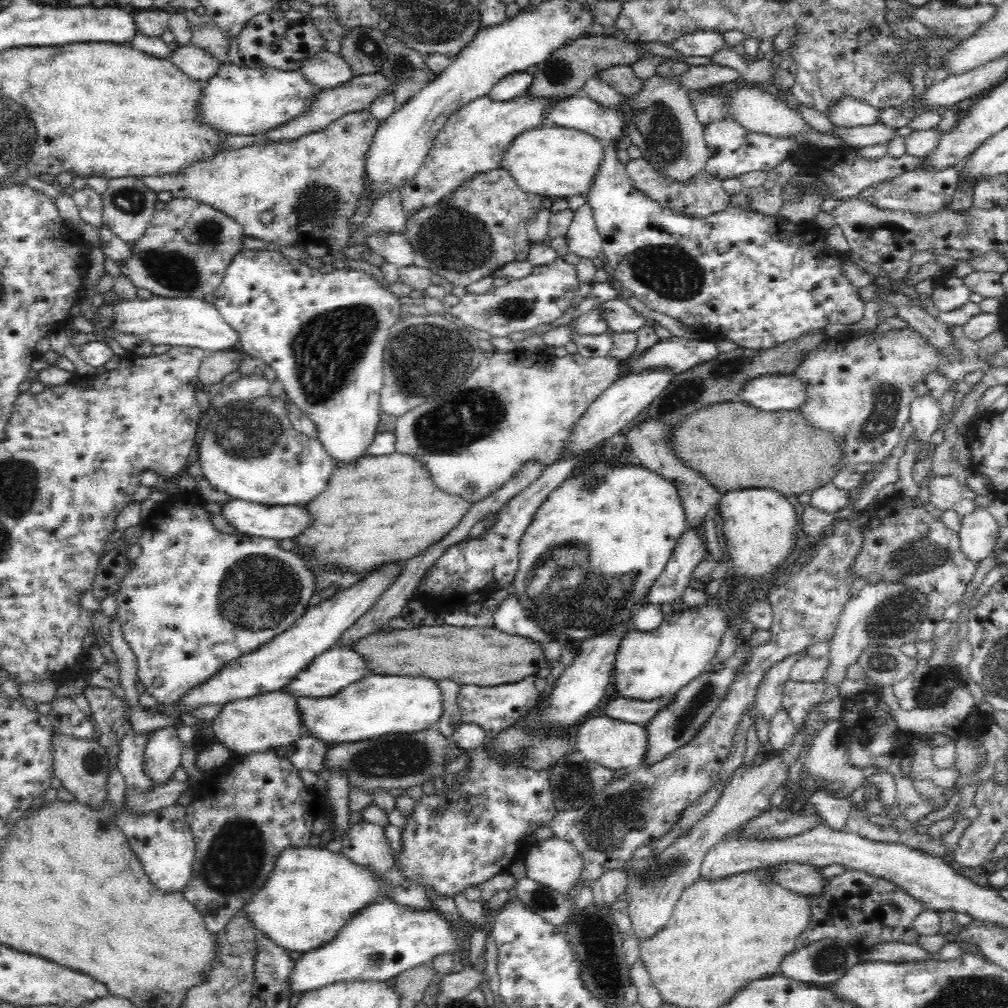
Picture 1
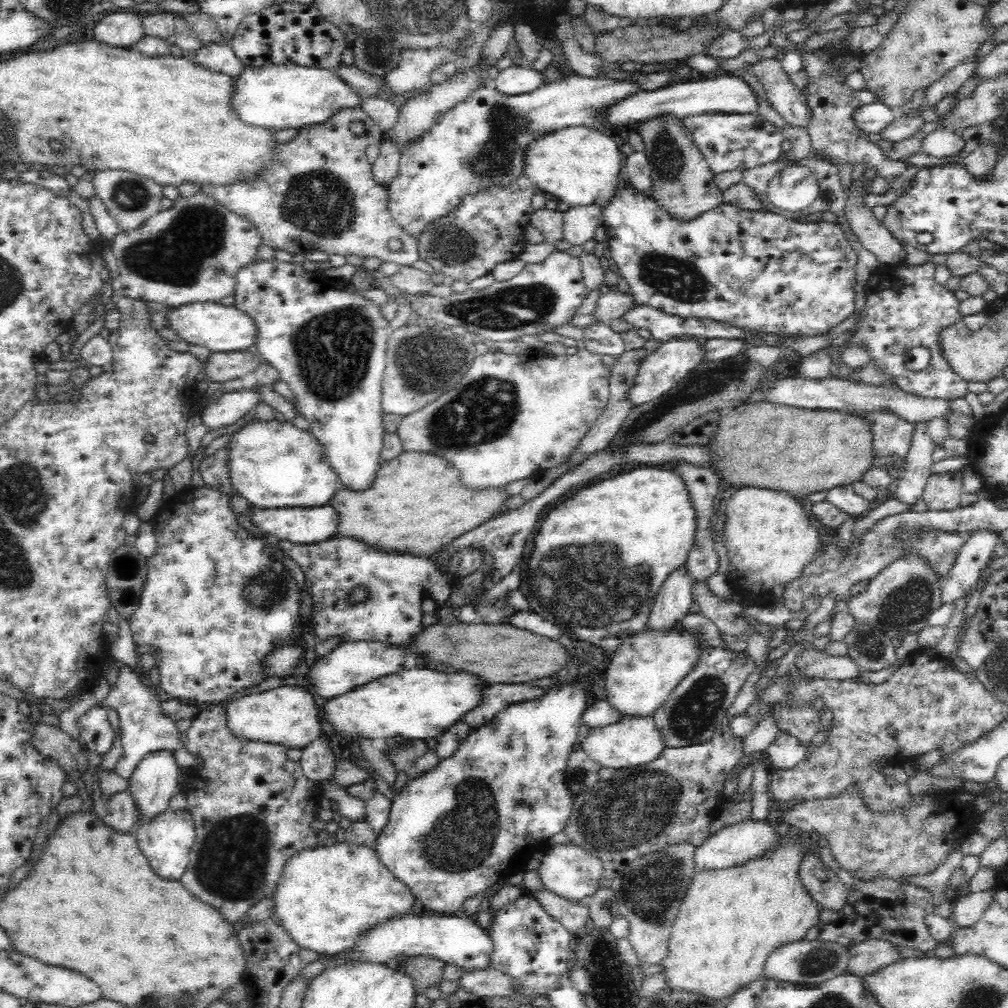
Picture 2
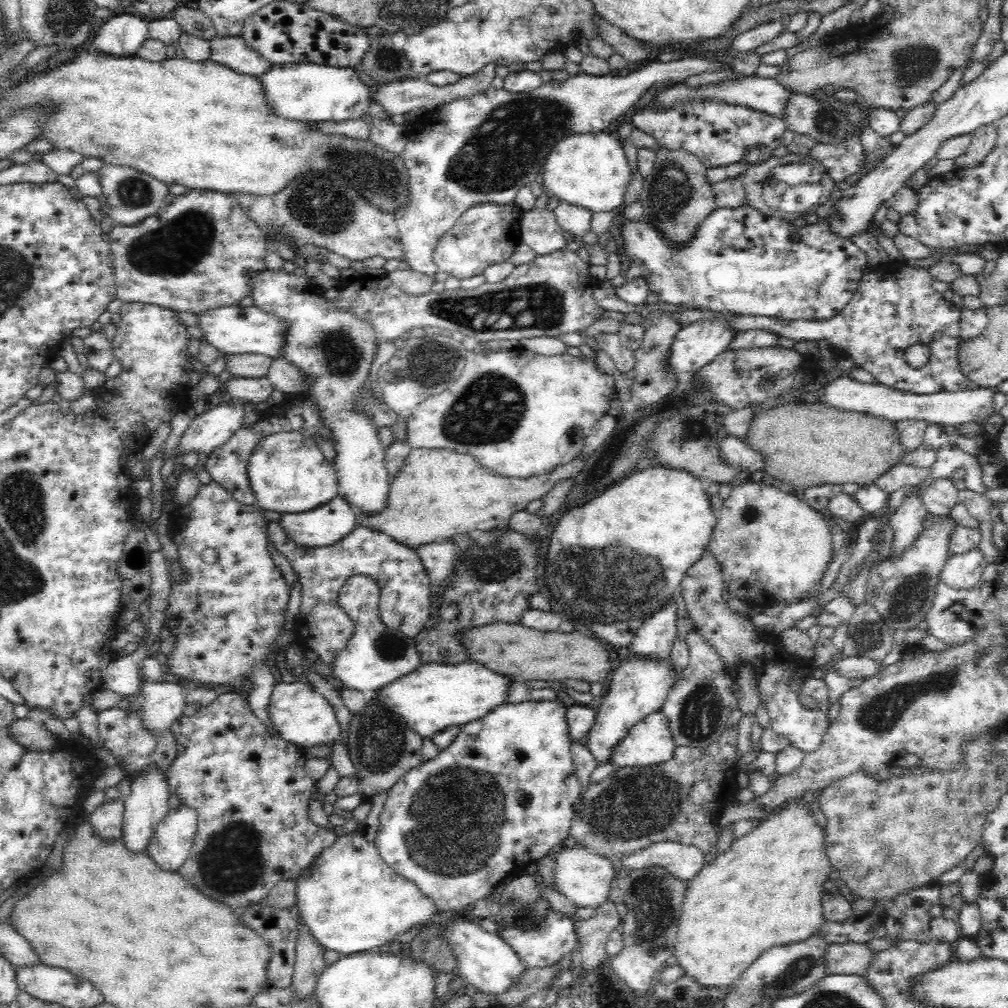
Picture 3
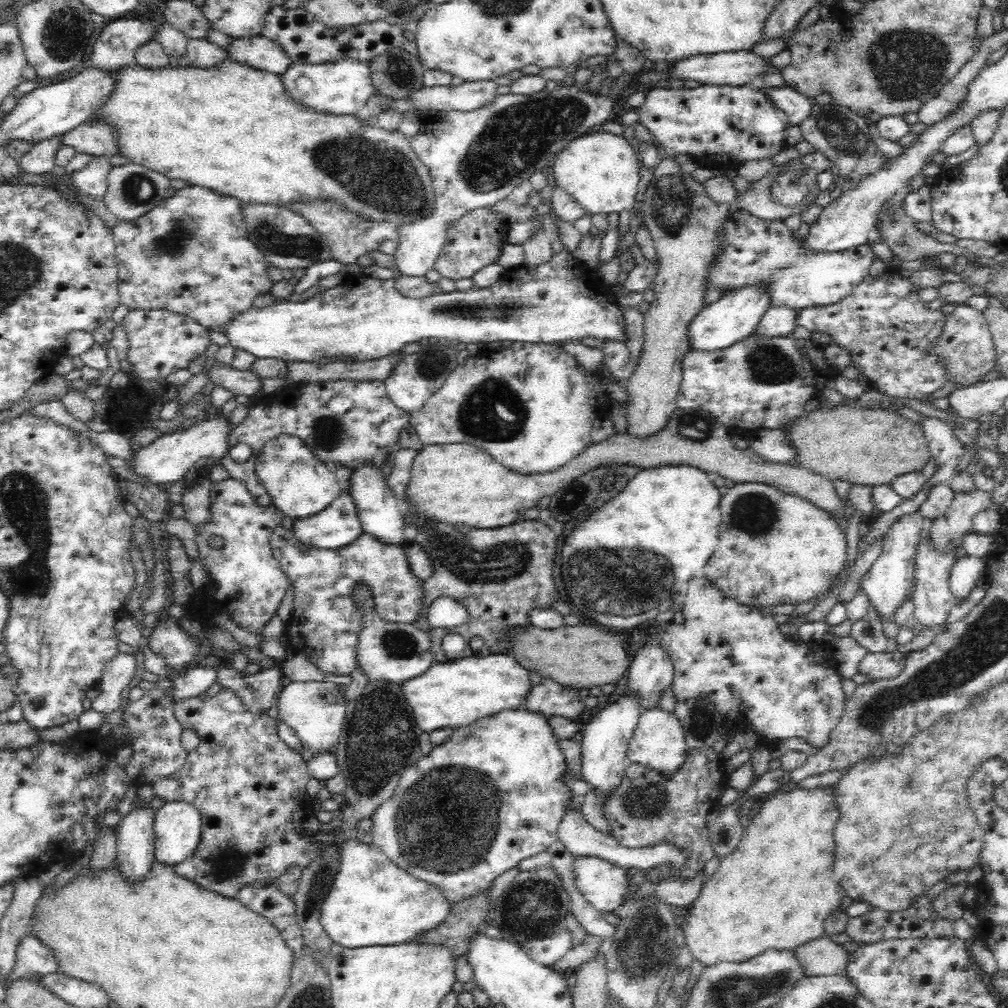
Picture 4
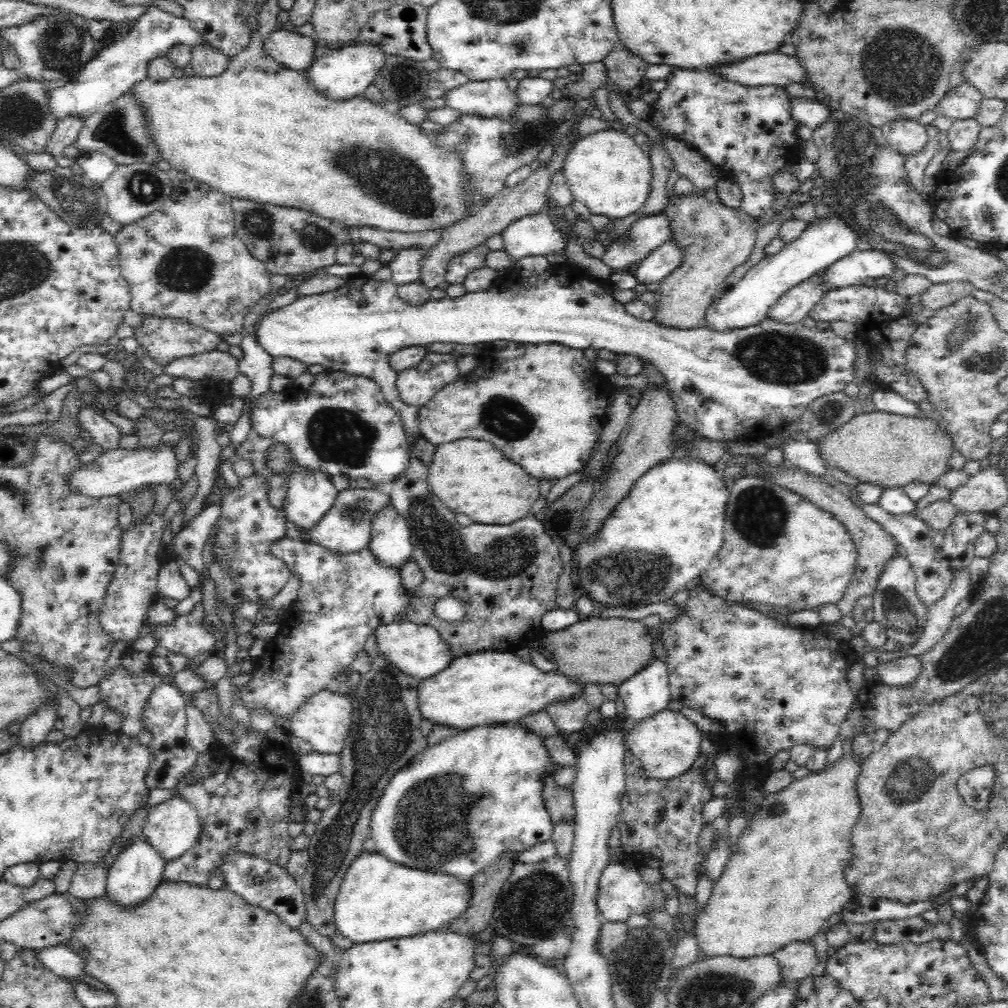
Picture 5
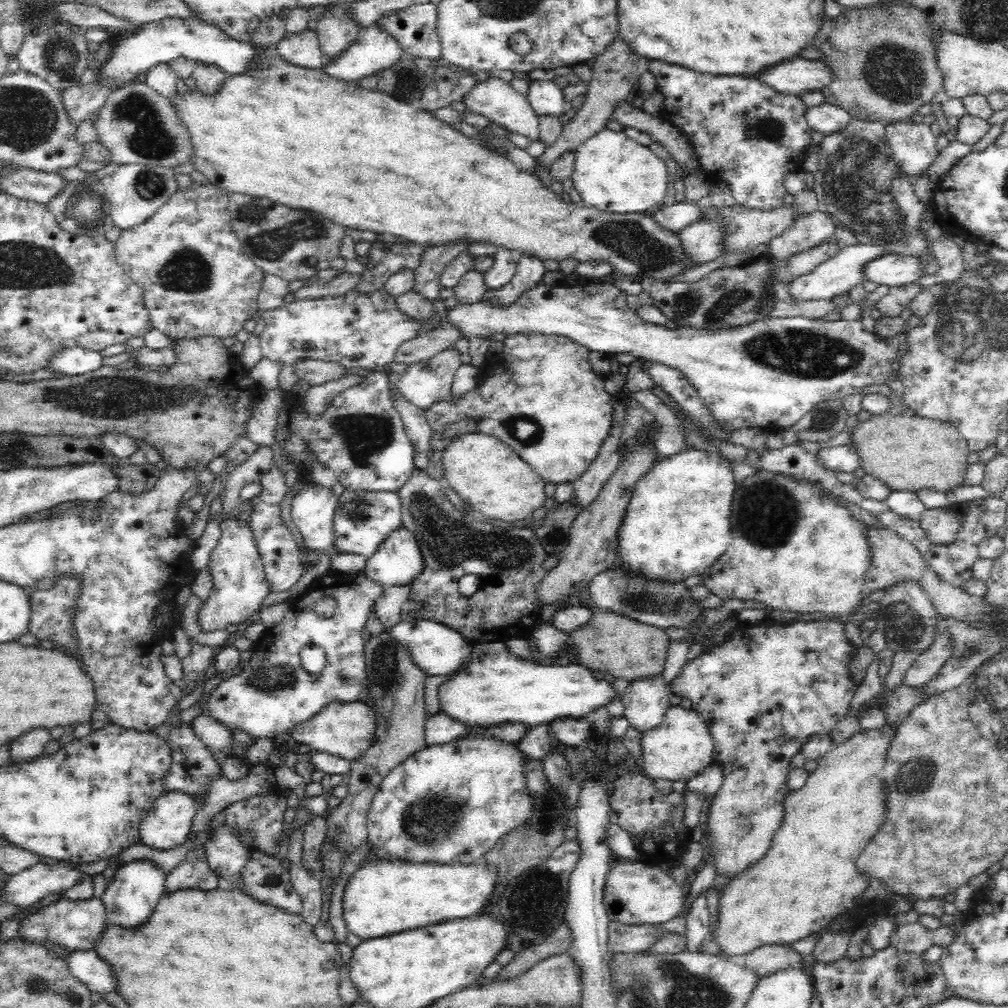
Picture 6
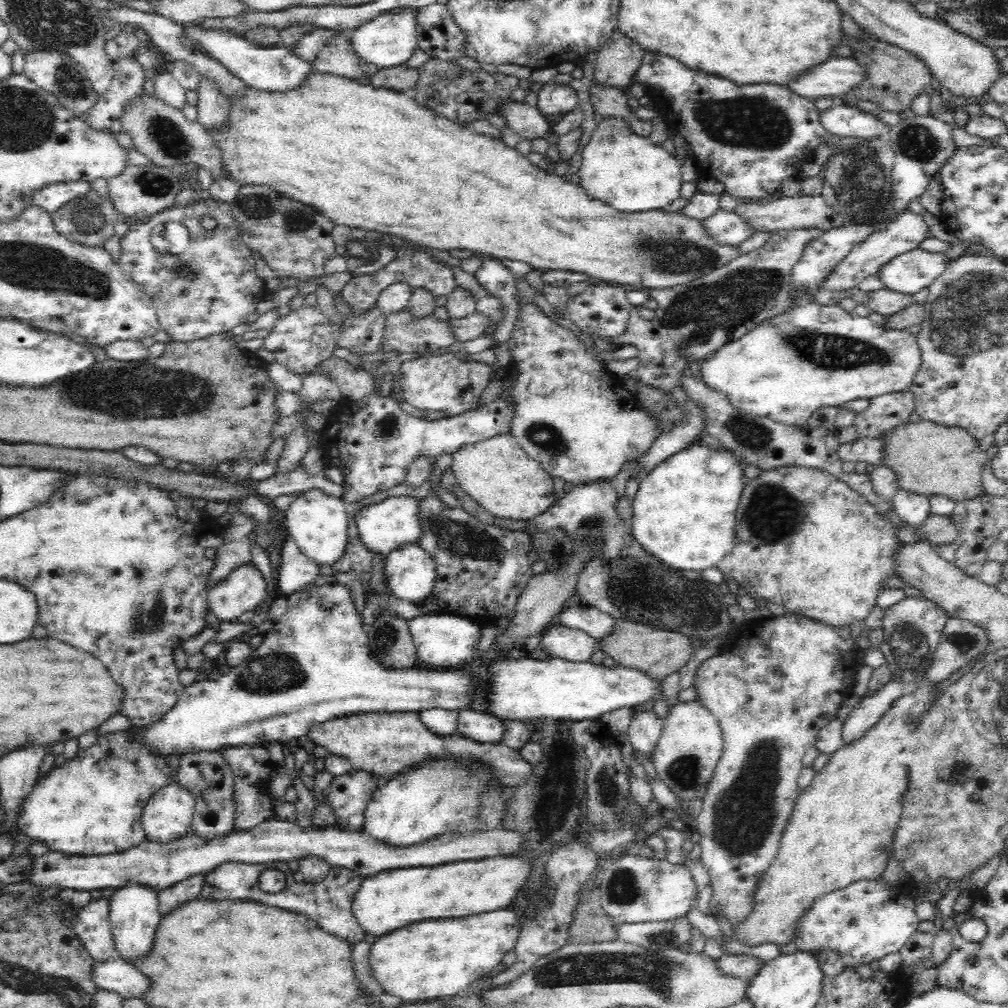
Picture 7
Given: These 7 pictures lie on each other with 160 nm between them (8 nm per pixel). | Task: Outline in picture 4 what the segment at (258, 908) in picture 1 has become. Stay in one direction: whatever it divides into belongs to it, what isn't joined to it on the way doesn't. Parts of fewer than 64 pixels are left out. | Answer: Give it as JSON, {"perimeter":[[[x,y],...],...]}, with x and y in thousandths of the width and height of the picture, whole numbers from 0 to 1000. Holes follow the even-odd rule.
{"perimeter":[[[353,829],[336,841],[336,857],[330,875],[319,895],[317,918],[325,931],[342,941],[366,938],[389,938],[408,935],[417,926],[437,918],[447,904],[442,888],[428,876],[419,875],[389,856],[375,839],[360,837]]]}

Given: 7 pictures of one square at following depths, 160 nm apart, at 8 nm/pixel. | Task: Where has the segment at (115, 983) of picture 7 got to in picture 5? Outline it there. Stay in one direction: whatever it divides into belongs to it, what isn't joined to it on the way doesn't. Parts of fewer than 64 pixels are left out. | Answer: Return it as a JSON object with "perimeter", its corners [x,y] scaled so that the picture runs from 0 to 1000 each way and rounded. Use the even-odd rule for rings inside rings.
{"perimeter":[[[66,938],[46,938],[46,940],[36,942],[38,951],[55,968],[72,970],[81,968],[83,957],[77,945],[70,943]]]}

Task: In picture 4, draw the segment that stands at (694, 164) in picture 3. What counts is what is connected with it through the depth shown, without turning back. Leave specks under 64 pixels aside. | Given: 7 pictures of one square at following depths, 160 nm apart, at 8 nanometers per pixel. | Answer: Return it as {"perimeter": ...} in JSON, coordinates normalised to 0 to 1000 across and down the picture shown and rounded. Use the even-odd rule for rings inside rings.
{"perimeter":[[[669,157],[655,158],[646,170],[647,176],[641,187],[636,214],[647,233],[654,267],[651,268],[650,297],[638,312],[638,341],[635,345],[629,370],[620,378],[623,388],[621,403],[623,407],[623,428],[621,431],[639,436],[654,430],[662,421],[663,413],[672,406],[672,394],[676,385],[676,361],[680,349],[685,345],[683,323],[686,317],[697,307],[696,295],[704,278],[704,266],[713,254],[712,236],[716,224],[720,221],[718,207],[711,203],[702,193],[699,185],[688,178],[686,173],[678,173],[676,165]]]}

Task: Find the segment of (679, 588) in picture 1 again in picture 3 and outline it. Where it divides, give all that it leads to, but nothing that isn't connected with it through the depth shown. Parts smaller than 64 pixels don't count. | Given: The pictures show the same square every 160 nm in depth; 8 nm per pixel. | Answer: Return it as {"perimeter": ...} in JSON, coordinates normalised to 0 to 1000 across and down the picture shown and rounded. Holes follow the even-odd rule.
{"perimeter":[[[670,592],[657,601],[631,626],[624,642],[626,651],[631,653],[654,653],[663,655],[673,631],[673,602]]]}

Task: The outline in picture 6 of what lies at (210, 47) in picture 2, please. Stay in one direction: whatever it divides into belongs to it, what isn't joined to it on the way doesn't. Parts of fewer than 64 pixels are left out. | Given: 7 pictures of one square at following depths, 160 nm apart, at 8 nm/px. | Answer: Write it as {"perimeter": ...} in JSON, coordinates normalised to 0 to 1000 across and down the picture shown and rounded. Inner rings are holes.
{"perimeter":[[[302,30],[293,34],[286,33],[272,48],[282,60],[291,64],[317,68],[321,63],[315,41],[313,31]]]}

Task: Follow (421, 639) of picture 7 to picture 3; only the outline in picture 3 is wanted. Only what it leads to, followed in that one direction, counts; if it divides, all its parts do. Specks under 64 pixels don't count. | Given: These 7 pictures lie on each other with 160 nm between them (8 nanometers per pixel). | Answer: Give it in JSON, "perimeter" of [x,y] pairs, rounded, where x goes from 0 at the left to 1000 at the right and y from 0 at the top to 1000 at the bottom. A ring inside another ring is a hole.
{"perimeter":[[[356,569],[345,573],[345,575],[339,580],[336,585],[336,600],[337,603],[350,615],[352,619],[352,626],[349,633],[344,638],[344,641],[337,645],[337,648],[333,649],[332,655],[328,657],[328,674],[335,675],[336,680],[340,684],[355,685],[367,689],[373,685],[377,685],[380,681],[392,676],[393,673],[400,672],[401,669],[408,668],[413,665],[419,658],[416,654],[416,646],[413,644],[412,634],[404,633],[401,629],[391,626],[381,620],[377,616],[377,610],[375,605],[377,584],[375,578],[369,573]]]}

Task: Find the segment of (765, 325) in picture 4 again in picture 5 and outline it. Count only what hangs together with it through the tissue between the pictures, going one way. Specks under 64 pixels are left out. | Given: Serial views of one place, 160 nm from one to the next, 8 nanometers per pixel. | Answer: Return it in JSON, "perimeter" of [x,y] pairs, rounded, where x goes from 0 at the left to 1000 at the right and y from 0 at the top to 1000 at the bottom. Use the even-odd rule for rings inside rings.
{"perimeter":[[[808,275],[801,276],[771,297],[763,306],[761,313],[772,320],[794,320],[816,291]]]}

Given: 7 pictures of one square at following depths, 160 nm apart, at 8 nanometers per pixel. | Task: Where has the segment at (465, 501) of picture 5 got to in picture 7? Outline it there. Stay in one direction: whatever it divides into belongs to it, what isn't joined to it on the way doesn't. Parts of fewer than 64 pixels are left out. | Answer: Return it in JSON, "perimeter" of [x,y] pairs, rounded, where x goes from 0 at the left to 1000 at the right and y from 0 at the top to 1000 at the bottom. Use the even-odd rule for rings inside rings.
{"perimeter":[[[506,430],[464,440],[447,452],[448,468],[462,490],[494,514],[525,517],[554,497],[549,472],[526,454]]]}

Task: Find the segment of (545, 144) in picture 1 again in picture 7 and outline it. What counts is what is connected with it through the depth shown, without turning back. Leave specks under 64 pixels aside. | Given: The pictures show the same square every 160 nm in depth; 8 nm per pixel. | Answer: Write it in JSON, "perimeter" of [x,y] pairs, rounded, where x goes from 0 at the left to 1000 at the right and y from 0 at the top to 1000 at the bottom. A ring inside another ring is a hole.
{"perimeter":[[[601,114],[577,147],[577,165],[571,176],[585,196],[603,201],[615,210],[657,208],[675,196],[678,160],[627,130],[624,119]]]}

